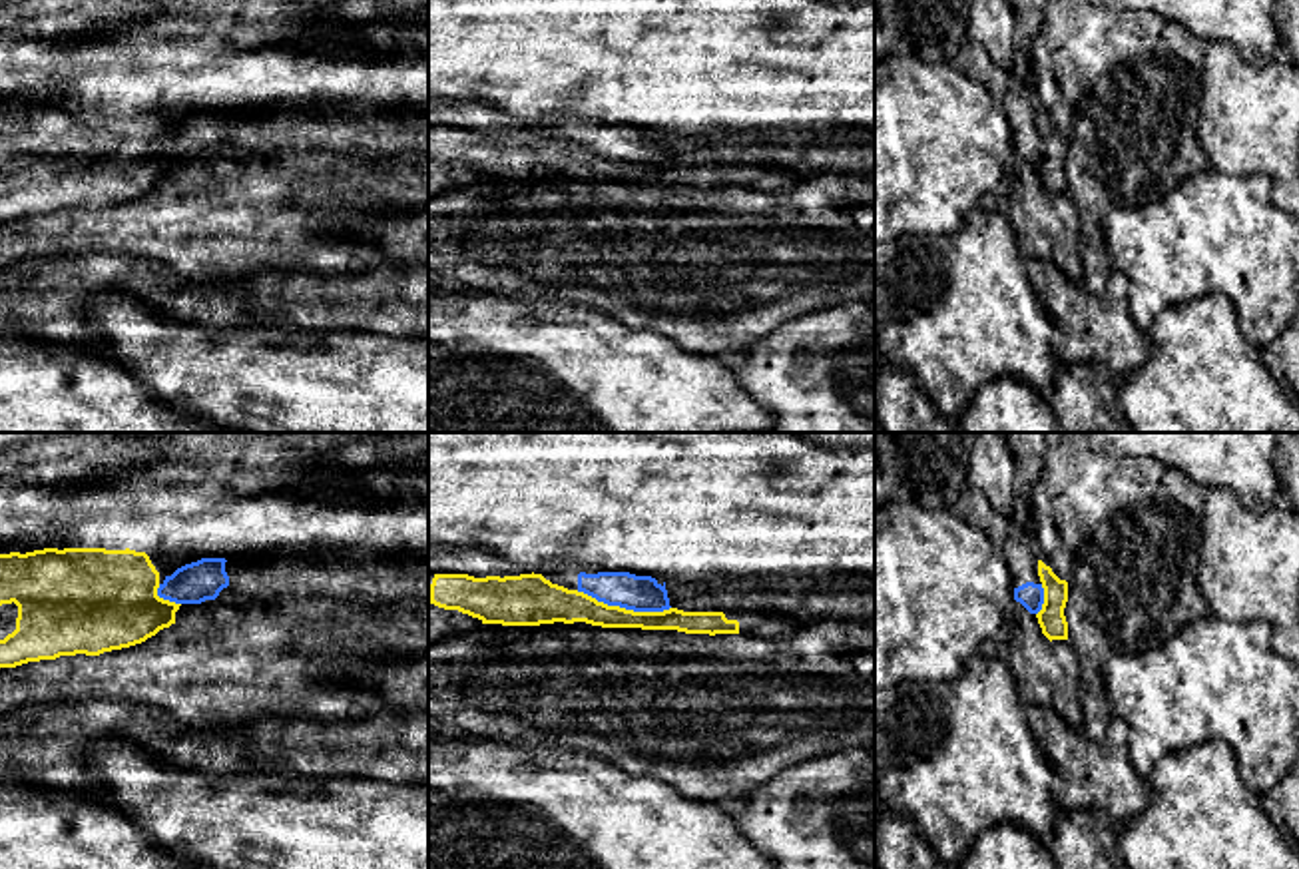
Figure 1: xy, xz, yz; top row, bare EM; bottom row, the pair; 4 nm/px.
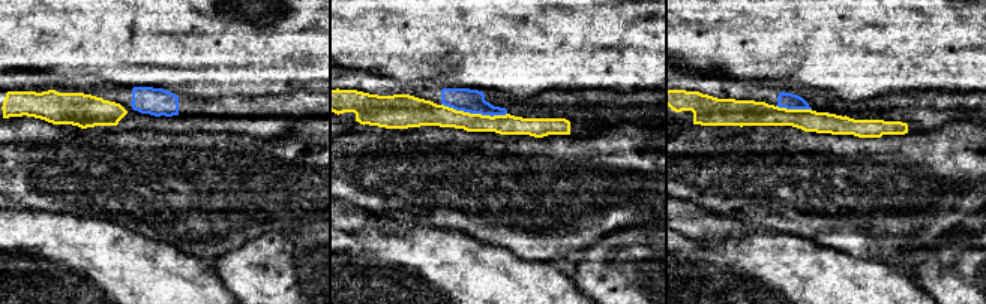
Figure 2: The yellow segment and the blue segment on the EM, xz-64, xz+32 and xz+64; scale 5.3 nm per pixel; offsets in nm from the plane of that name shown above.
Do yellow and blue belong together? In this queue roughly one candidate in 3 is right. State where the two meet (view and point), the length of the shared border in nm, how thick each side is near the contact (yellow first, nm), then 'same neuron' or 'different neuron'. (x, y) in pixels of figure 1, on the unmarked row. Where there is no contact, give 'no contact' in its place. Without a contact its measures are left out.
contact xz (624, 162); length 400 nm; calibres 140 and 140 nm; different neuron

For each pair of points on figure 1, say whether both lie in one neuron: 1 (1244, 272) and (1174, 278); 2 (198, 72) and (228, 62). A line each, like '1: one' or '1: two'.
1: one
2: one

